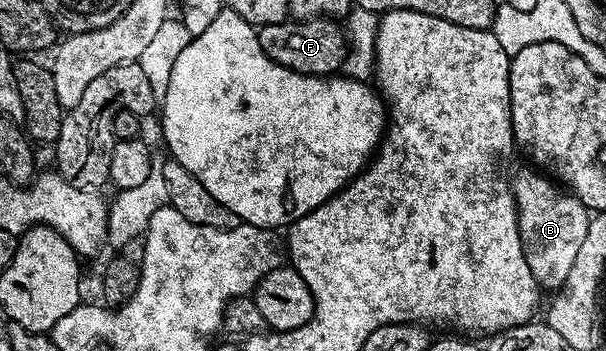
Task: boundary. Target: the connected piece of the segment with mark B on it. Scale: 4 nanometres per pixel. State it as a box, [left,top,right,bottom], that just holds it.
[510,169,589,286]

